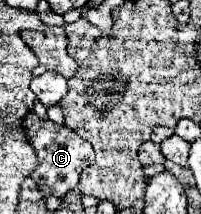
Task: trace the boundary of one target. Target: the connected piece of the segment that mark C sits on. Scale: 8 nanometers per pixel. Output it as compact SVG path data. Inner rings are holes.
M28 113L24 117L24 129L26 129L26 137L32 143L40 163L34 169L34 173L30 175L40 191L48 197L64 197L68 191L76 189L78 181L80 181L80 173L90 167L94 163L94 149L90 147L88 141L84 141L78 133L74 133L72 129L68 129L66 125L56 125L52 121L42 121L36 113Z

